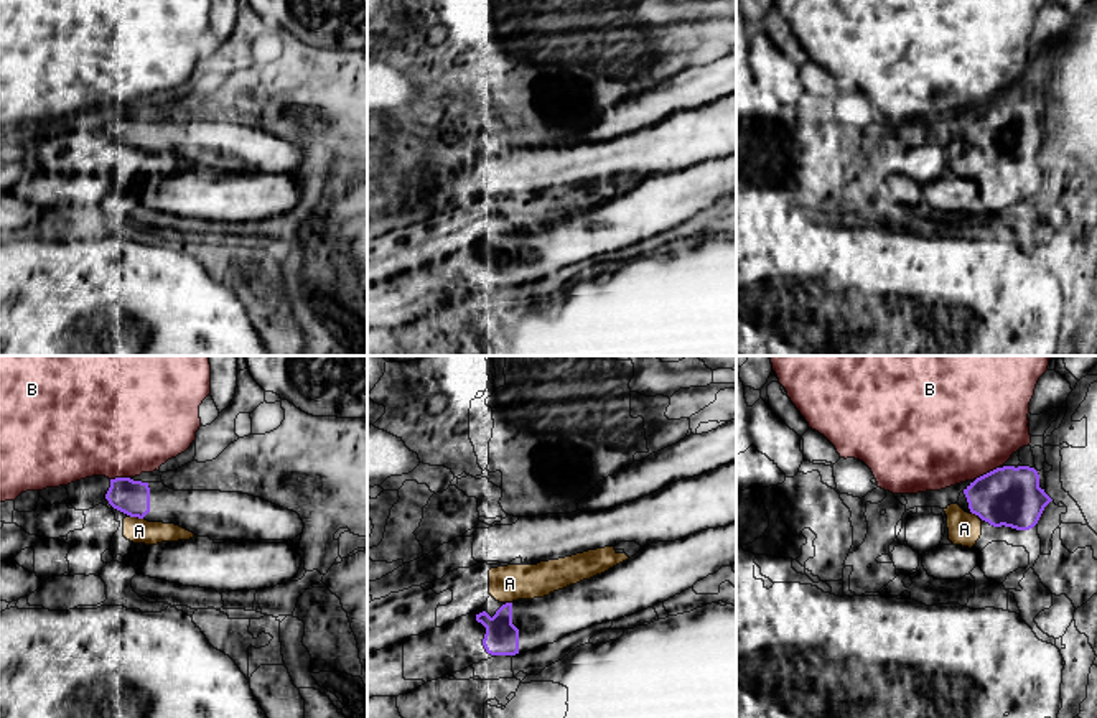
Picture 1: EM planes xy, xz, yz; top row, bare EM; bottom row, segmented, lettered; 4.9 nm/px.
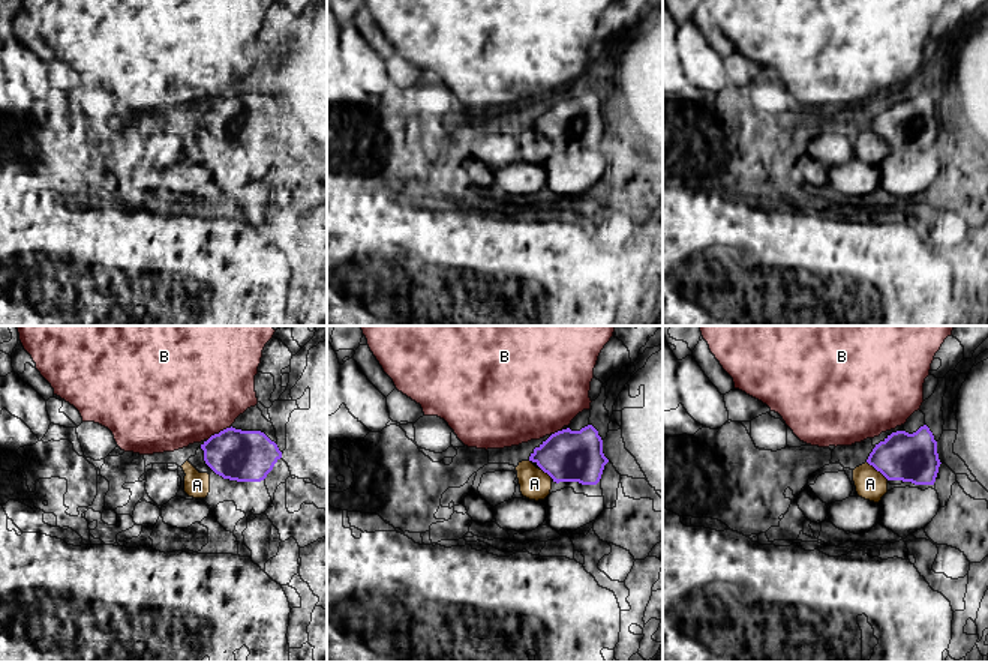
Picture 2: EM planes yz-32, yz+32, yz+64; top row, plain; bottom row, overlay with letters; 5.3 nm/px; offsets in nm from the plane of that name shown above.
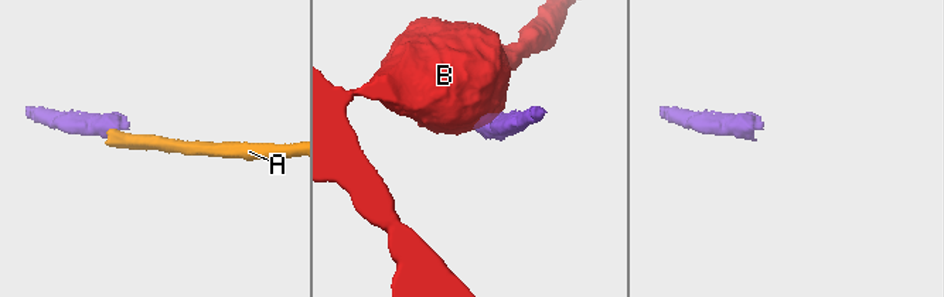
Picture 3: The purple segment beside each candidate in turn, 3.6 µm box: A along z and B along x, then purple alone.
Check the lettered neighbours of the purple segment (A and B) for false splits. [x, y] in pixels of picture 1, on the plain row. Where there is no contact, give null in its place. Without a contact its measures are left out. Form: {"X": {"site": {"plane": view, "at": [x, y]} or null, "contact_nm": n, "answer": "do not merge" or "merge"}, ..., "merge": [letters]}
{"A": {"site": {"plane": "xy", "at": [137, 147]}, "contact_nm": 70, "answer": "do not merge"}, "B": {"site": {"plane": "yz", "at": [987, 104]}, "contact_nm": 140, "answer": "do not merge"}, "merge": []}

